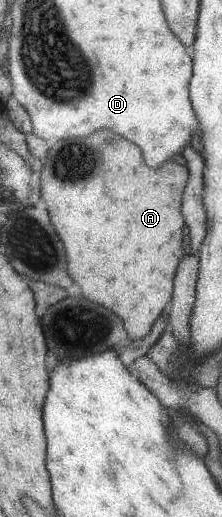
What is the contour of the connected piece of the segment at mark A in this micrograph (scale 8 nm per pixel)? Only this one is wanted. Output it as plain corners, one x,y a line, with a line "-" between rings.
104,128
104,130
94,132
94,134
86,136
86,138
64,139
51,144
48,160
44,161
46,168
44,168
44,172
41,172
40,195
44,194
50,218
54,222
54,226
58,228
58,234
62,236
62,240
66,240
66,248
68,248
68,256
70,256
70,274
74,278
78,278
78,284
82,286
86,298
96,300
98,304
110,308
112,312
122,318
132,340
146,338
152,332
152,328
154,328
158,318
162,316
162,313
167,310
174,299
176,270
178,270
178,264
180,264
182,256
186,254
184,252
184,226
186,226
186,220
184,220
184,214
182,214
182,200
184,200
182,194
186,192
186,186
190,182
191,174
188,167
186,168
184,164
180,164
180,162
176,162
173,159
168,160
158,170
154,170
146,163
142,152
130,140
126,140
126,138
118,136
118,134
114,134
112,130

